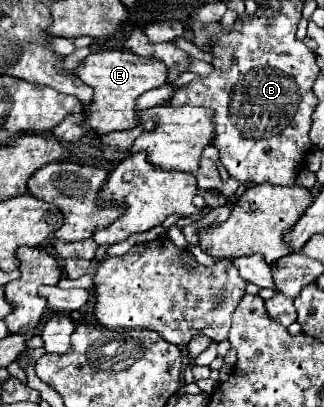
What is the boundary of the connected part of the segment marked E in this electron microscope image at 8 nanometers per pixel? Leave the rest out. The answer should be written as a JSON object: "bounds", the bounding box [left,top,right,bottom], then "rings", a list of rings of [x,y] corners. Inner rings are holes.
{"bounds":[75,50,167,136],"rings":[[[105,50],[105,52],[93,52],[89,54],[77,68],[75,76],[93,88],[93,100],[85,108],[85,120],[83,126],[87,132],[93,132],[95,136],[103,136],[115,130],[127,130],[137,124],[135,116],[135,100],[139,94],[163,86],[167,78],[167,68],[163,62],[143,58],[125,50]]]}

